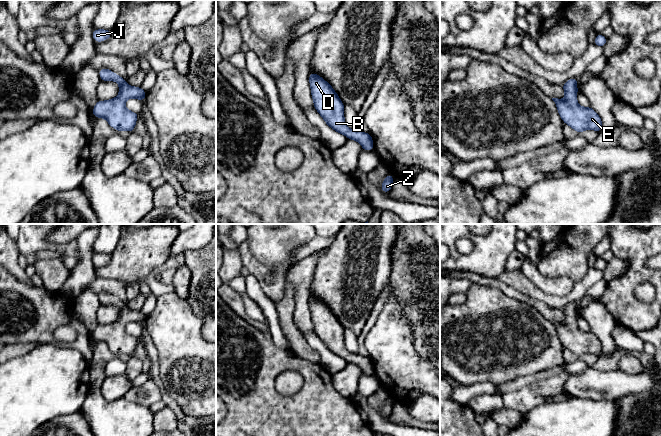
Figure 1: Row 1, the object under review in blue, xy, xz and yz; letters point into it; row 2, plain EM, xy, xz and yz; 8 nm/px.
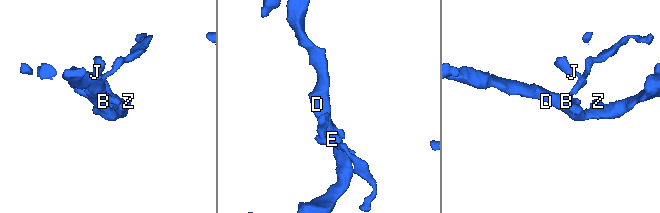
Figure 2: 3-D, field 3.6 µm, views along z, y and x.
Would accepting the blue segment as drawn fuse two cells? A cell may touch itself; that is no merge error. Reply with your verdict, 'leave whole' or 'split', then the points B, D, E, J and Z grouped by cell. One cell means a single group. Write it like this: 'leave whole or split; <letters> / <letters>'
leave whole; B D E J Z

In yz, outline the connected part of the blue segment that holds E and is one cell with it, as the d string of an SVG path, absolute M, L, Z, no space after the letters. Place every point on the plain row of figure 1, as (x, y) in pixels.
M577 302L569 303L562 312L565 315L565 322L562 324L552 322L552 324L563 346L578 357L587 353L600 356L602 353L600 340L591 331L582 331L577 326Z

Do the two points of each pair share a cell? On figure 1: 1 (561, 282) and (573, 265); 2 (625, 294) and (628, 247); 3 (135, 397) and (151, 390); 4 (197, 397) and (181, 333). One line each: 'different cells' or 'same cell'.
1: different cells
2: same cell
3: same cell
4: same cell

